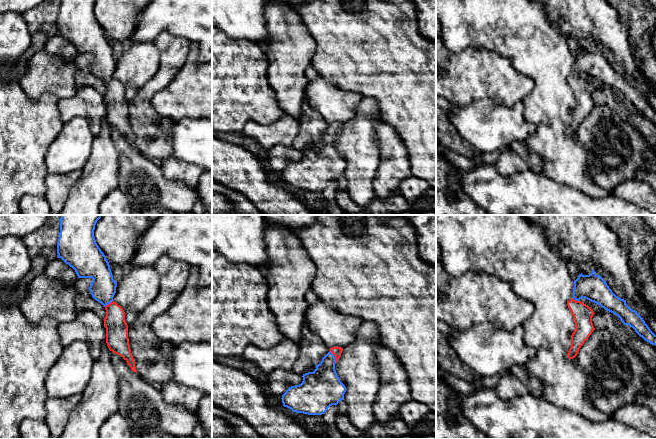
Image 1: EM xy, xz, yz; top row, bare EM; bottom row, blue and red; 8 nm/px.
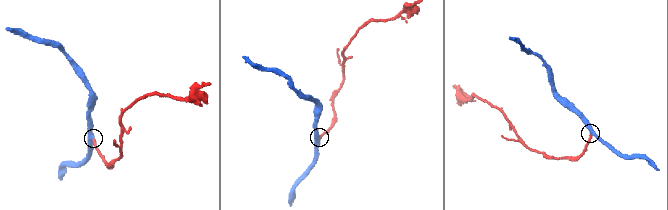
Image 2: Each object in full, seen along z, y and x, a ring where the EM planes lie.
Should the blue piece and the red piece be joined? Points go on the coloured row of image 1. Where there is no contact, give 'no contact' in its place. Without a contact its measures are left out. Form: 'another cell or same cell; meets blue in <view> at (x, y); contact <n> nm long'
same cell; meets blue in xz at (334, 356); contact 110 nm long

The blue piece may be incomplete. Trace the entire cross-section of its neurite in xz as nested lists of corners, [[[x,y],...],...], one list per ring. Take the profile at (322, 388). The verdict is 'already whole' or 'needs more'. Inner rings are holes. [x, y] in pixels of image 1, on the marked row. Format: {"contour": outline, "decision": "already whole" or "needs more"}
{"contour": [[[335,346],[329,350],[330,351],[322,358],[322,361],[316,365],[316,369],[313,372],[303,374],[301,384],[289,387],[282,395],[281,399],[284,407],[296,413],[322,415],[330,406],[336,406],[344,399],[346,387],[340,381],[335,370],[335,364],[340,358],[343,348]]], "decision": "needs more"}

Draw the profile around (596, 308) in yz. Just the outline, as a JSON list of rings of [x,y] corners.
[[[585,298],[580,299],[580,301],[588,305],[594,311],[594,313],[604,314],[607,311],[604,308],[602,308],[600,305],[591,302]]]

